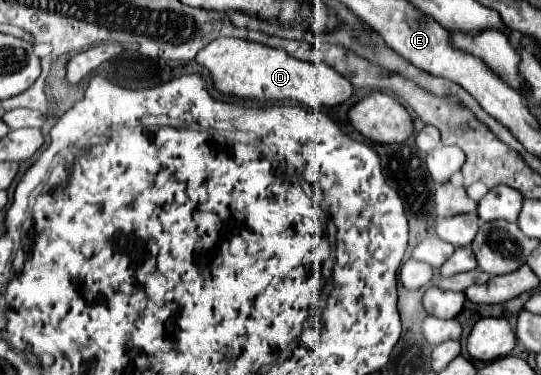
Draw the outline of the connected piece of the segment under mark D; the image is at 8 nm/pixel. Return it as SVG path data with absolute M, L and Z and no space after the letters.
M219 37L205 49L201 49L195 59L209 69L215 89L219 89L221 93L239 95L243 99L255 99L259 103L289 99L307 105L313 111L323 111L323 107L329 109L339 103L345 103L353 93L353 85L333 67L325 63L301 61L291 57L283 49L267 47L263 43L247 39Z

